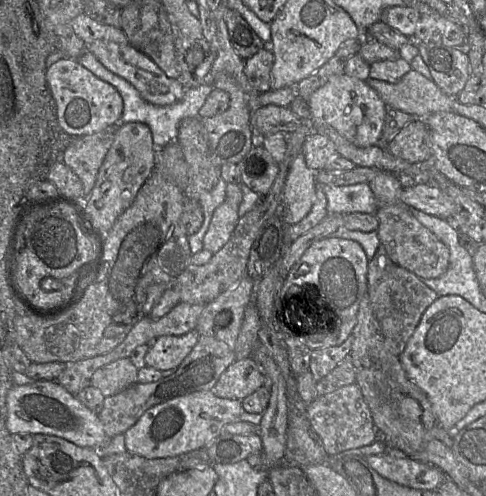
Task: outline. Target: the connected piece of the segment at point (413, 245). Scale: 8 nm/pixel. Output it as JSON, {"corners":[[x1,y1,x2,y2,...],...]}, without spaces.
{"corners":[[382,171,369,183,377,200,376,216,379,220,377,229,380,243,390,259,399,266,414,273,421,279,438,278,443,275,450,261,448,247,411,213,401,199,403,186,396,174]]}

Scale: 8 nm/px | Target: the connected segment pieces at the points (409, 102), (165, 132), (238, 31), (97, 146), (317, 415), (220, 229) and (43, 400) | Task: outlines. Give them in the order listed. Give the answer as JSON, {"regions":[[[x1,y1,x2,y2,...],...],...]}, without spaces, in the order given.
{"regions":[[[415,70,409,71,395,83,373,78,369,78,367,83,379,94,386,106,393,107,419,118,435,112,451,111,452,99,456,98,445,94,431,78,426,78]],[[86,51,77,61,96,77,111,84,120,93,123,99,123,112,120,123,140,122,146,124,151,130,153,143,157,149,162,149,173,141,176,141,181,121,190,117,198,117,199,110,203,106,207,96,215,89,213,85,199,85,186,88,184,96,180,101,171,105,156,106,145,101,136,88,122,77,108,70,92,53]],[[227,8,224,13,230,43,243,60,247,60,265,47,247,21,235,10]],[[119,124,102,131,72,137,62,153,63,161,80,179,84,198,89,196,97,179,99,169,111,148]],[[356,383,318,396,307,404,307,413,311,425,320,436,328,455,336,455,367,446,382,437,374,425,371,411]],[[228,183,223,203,214,211,209,228,203,238,203,248,213,254,230,239,239,220,238,209,243,193,239,184]],[[39,380,27,385,13,385,7,393,6,404,7,429,11,434,53,435,77,446,98,450,112,439,106,435,99,416,57,381]]]}

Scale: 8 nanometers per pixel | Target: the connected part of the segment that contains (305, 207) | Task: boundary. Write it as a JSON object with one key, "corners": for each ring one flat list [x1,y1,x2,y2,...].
{"corners":[[302,153,292,162,285,180,283,208,279,215,286,224,295,224,310,212,316,196,315,173,306,165]]}

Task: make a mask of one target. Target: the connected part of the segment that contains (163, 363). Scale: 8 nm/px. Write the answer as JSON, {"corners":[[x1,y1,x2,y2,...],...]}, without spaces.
{"corners":[[196,329,183,335,166,335,155,339,145,355,146,365,165,371,176,369,192,351,199,339]]}

